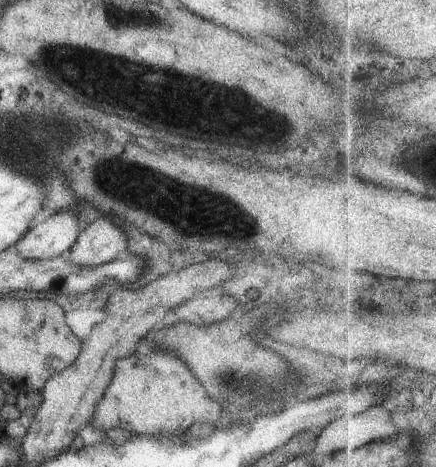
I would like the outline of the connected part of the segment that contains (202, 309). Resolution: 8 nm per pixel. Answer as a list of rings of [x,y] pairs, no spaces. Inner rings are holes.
[[[215,291],[212,296],[200,296],[183,302],[175,312],[180,321],[204,326],[230,317],[238,304],[233,296]]]

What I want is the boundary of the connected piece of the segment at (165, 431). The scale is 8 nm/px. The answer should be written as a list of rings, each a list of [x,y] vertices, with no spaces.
[[[149,348],[146,354],[136,352],[124,360],[118,359],[117,364],[112,384],[105,388],[90,424],[99,428],[100,432],[120,427],[134,434],[162,435],[168,438],[188,430],[192,424],[220,420],[220,404],[208,398],[200,382],[194,382],[190,370],[174,354],[164,352],[162,356],[162,351]]]

